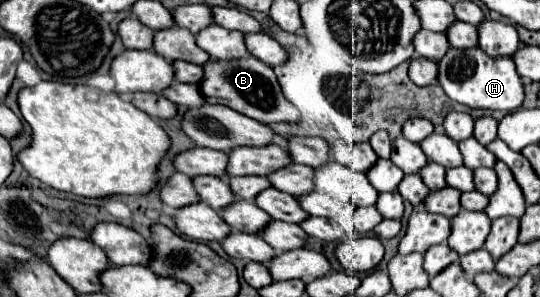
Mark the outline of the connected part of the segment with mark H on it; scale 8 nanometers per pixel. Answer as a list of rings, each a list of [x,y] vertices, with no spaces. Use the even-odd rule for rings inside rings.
[[[450,47],[446,55],[438,59],[438,83],[450,99],[476,109],[502,109],[506,113],[512,113],[524,101],[524,89],[514,61],[510,57],[488,57],[480,47]]]

